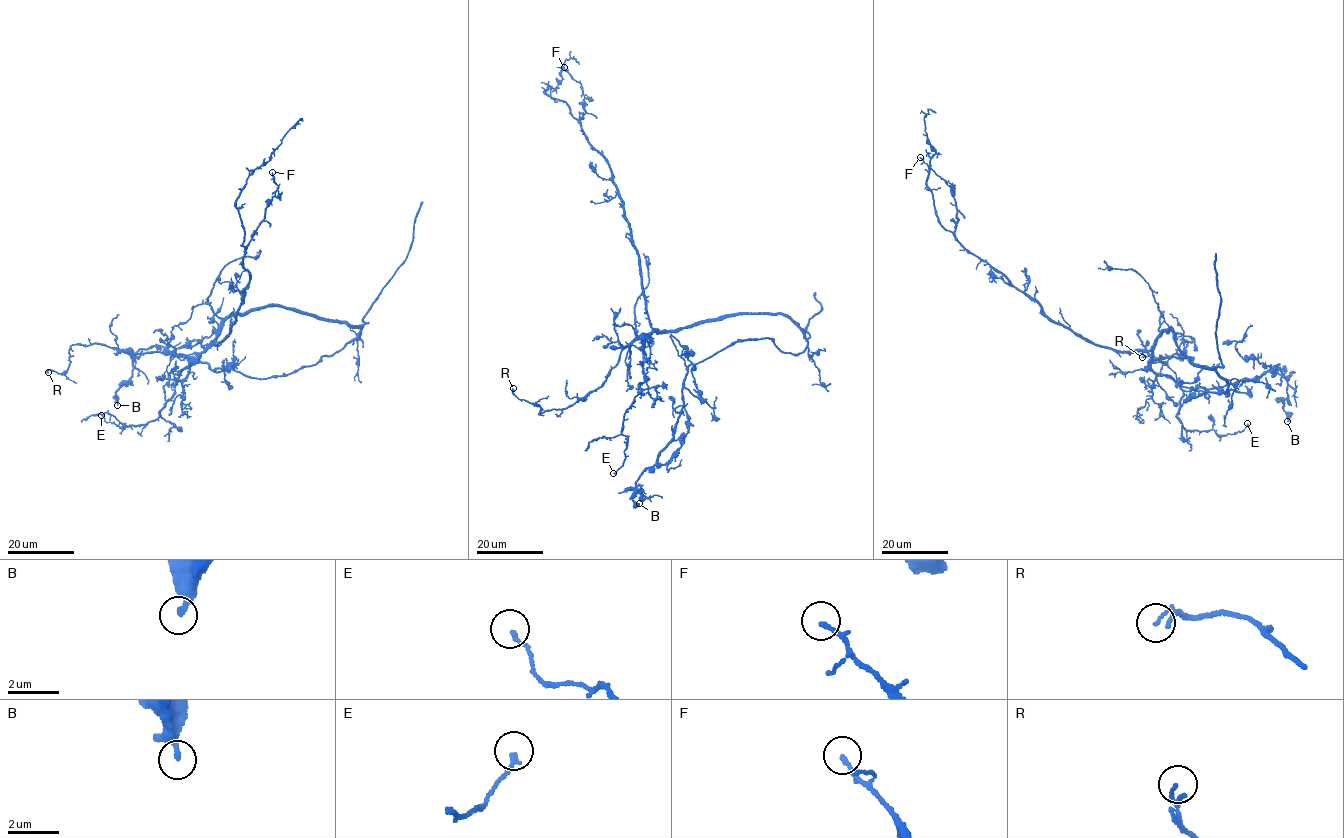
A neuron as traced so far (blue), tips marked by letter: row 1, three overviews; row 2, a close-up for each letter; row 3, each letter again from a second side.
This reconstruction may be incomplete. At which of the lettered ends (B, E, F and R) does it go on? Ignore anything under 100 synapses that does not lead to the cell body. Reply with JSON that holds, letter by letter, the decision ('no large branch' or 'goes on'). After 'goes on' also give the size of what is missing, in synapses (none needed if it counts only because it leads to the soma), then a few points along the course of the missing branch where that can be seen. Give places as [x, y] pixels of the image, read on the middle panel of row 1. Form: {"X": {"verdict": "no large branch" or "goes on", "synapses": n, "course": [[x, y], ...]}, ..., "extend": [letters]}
{"B": {"verdict": "no large branch"}, "E": {"verdict": "no large branch"}, "F": {"verdict": "no large branch"}, "R": {"verdict": "no large branch"}, "extend": []}

